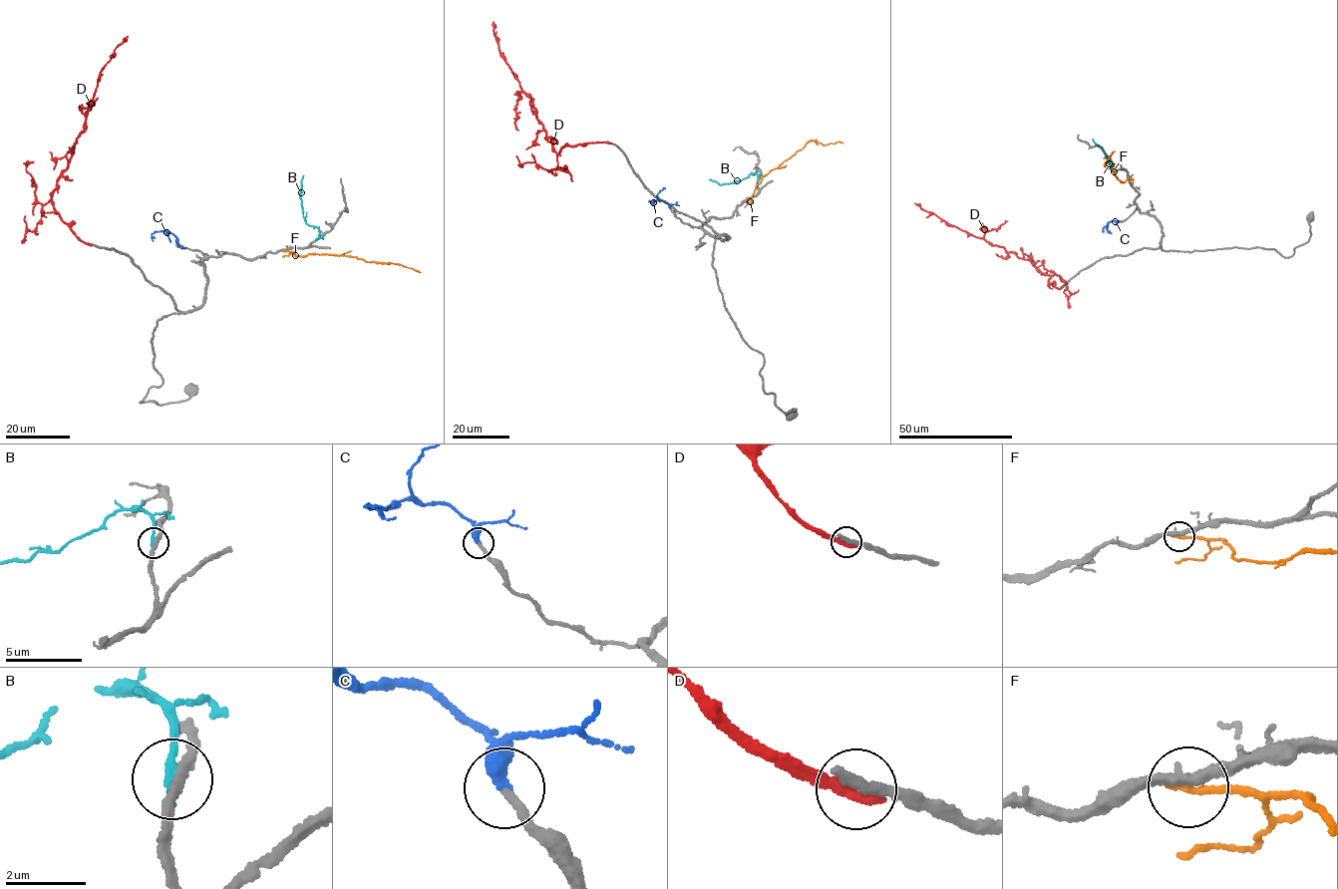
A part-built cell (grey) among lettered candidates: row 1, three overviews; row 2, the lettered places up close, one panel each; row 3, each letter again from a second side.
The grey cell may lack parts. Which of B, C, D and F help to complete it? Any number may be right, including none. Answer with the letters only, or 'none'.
C

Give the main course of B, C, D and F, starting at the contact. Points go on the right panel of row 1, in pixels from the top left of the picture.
B: (1116, 167), (1108, 162), (1103, 150), (1092, 140)
C: (1117, 221), (1107, 223), (1111, 233)
D: (1063, 286), (1058, 289), (1049, 283), (1051, 277), (1040, 272), (1031, 261), (950, 225), (914, 203)
F: (1130, 179), (1119, 179), (1111, 168), (1105, 166), (1115, 150)

